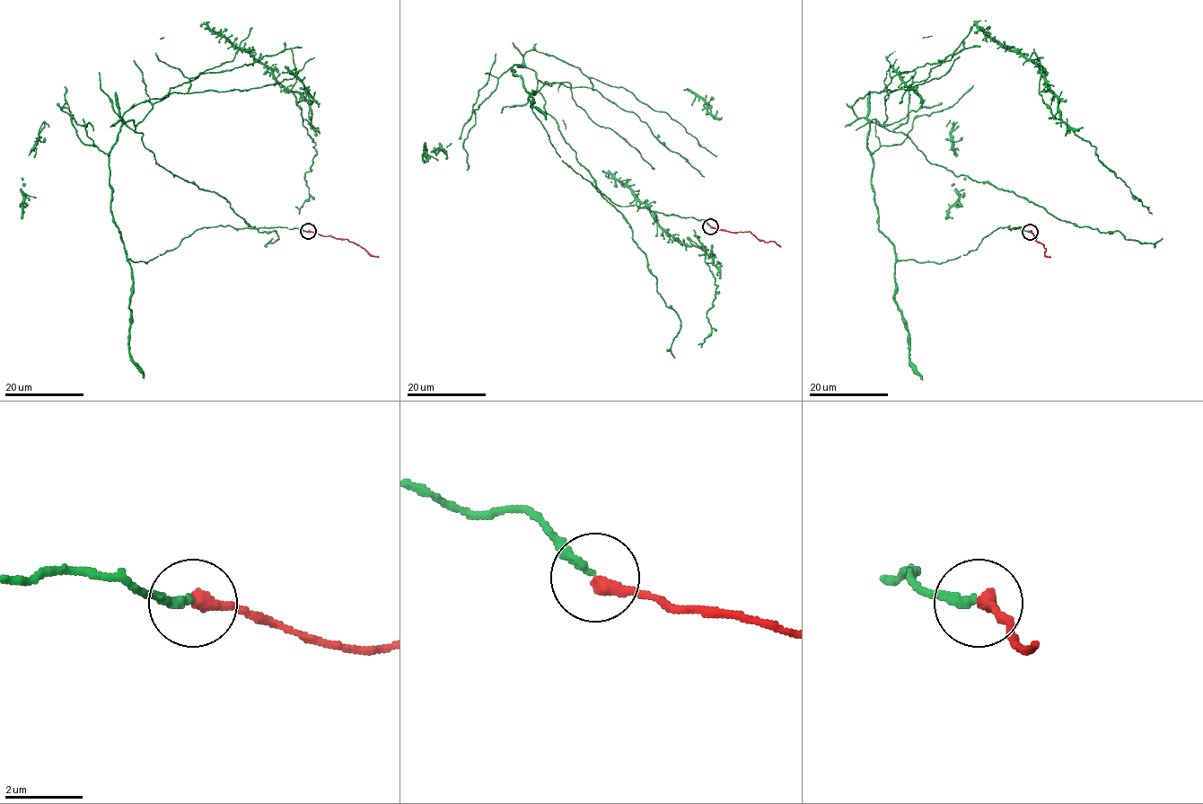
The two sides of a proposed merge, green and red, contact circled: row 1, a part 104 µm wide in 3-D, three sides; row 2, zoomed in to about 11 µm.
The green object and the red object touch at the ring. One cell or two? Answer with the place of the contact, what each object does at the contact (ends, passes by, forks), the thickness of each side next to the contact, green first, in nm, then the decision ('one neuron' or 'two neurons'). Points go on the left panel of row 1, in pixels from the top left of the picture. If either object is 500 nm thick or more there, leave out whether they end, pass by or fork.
at (308, 231); green ends there; red ends there; 240 nm thick on the green side, 360 nm on the other; one neuron

